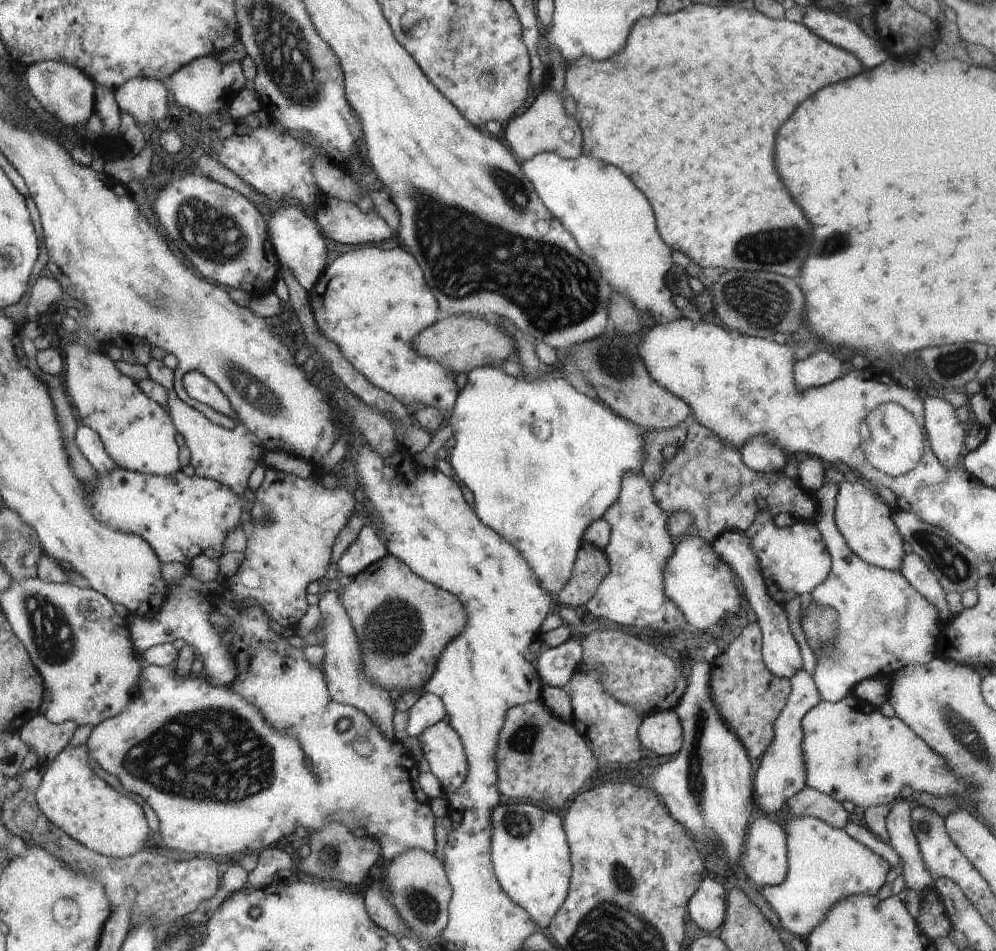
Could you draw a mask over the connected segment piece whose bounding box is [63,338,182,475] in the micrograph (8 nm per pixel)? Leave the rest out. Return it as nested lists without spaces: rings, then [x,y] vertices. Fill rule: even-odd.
[[[85,338],[66,348],[65,391],[76,410],[79,422],[89,426],[102,439],[104,450],[118,465],[151,475],[171,475],[182,470],[178,461],[178,445],[175,441],[176,427],[167,414],[166,408],[151,401],[130,377],[120,372],[115,362],[106,354],[91,352],[84,343]]]

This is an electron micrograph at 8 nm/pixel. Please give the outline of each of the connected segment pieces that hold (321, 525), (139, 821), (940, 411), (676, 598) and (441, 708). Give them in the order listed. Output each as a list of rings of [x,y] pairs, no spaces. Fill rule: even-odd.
[[[268,467],[265,476],[256,490],[255,501],[251,504],[253,520],[242,526],[246,535],[247,547],[245,556],[239,570],[231,578],[222,581],[226,590],[232,592],[232,601],[238,606],[246,601],[256,601],[278,624],[295,630],[306,614],[309,604],[306,602],[306,587],[310,582],[325,581],[324,574],[331,562],[331,552],[338,533],[345,528],[356,504],[352,493],[352,485],[341,478],[335,489],[324,488],[317,478],[300,477]]]
[[[68,745],[47,766],[40,781],[35,797],[38,806],[48,820],[62,829],[70,838],[82,843],[86,848],[101,855],[126,858],[138,854],[146,848],[146,840],[150,836],[150,827],[144,811],[132,799],[117,793],[108,783],[98,777],[88,767],[89,754],[84,745],[72,748]]]
[[[926,397],[923,400],[924,433],[933,453],[946,470],[956,469],[967,435],[967,425],[958,420],[956,410],[944,399]]]
[[[688,533],[684,535],[684,538],[680,537],[674,541],[672,554],[667,558],[663,568],[663,593],[682,611],[685,622],[700,628],[702,632],[706,632],[708,628],[716,626],[718,622],[726,620],[728,616],[738,616],[740,606],[746,608],[747,604],[737,582],[736,574],[728,566],[728,563],[717,555],[711,543],[693,533],[692,538],[690,538],[690,534]]]
[[[428,691],[409,708],[406,732],[408,736],[417,736],[429,726],[447,719],[445,704],[442,699]]]

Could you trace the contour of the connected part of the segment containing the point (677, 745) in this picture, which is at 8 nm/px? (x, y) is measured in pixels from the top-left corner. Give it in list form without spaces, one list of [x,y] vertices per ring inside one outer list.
[[[672,709],[648,713],[638,729],[642,746],[658,756],[674,756],[683,745],[683,728]]]

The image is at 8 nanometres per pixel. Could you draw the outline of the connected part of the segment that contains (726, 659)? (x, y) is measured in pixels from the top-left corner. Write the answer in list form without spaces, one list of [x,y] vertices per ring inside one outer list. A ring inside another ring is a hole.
[[[755,621],[710,662],[709,691],[714,706],[752,760],[760,758],[773,739],[773,722],[780,716],[791,693],[791,682],[772,674],[764,664],[762,641]]]

